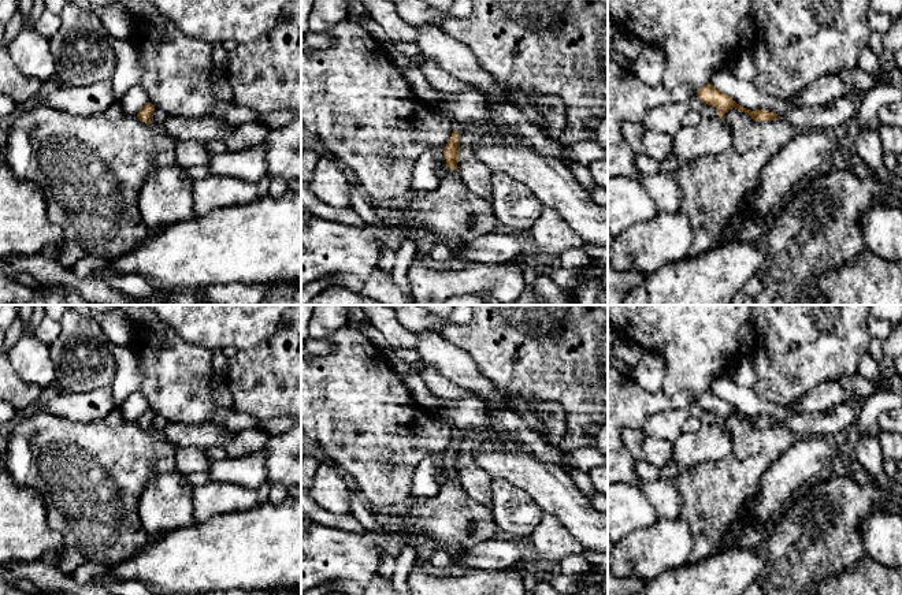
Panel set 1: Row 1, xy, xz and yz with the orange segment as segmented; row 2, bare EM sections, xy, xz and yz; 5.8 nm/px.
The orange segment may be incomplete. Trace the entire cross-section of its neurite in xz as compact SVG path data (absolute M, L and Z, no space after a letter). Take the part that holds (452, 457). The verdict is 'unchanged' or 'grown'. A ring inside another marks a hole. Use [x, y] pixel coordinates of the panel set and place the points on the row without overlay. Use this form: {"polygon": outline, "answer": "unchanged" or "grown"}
{"polygon": "M457 435L452 439L443 457L446 473L450 476L448 483L433 498L419 498L415 506L404 514L389 514L386 510L371 507L375 520L381 525L398 525L413 539L427 538L452 554L472 548L483 542L504 536L494 521L491 510L474 501L459 481L460 449Z", "answer": "grown"}

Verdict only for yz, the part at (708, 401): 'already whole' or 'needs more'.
already whole

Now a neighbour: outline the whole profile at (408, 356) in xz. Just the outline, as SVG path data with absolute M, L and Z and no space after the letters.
M394 349L397 357L409 364L409 365L413 365L416 362L420 361L420 354L417 350L412 350L412 349Z

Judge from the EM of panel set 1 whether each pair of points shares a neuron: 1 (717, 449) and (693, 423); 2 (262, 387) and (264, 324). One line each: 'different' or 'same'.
1: different
2: different

